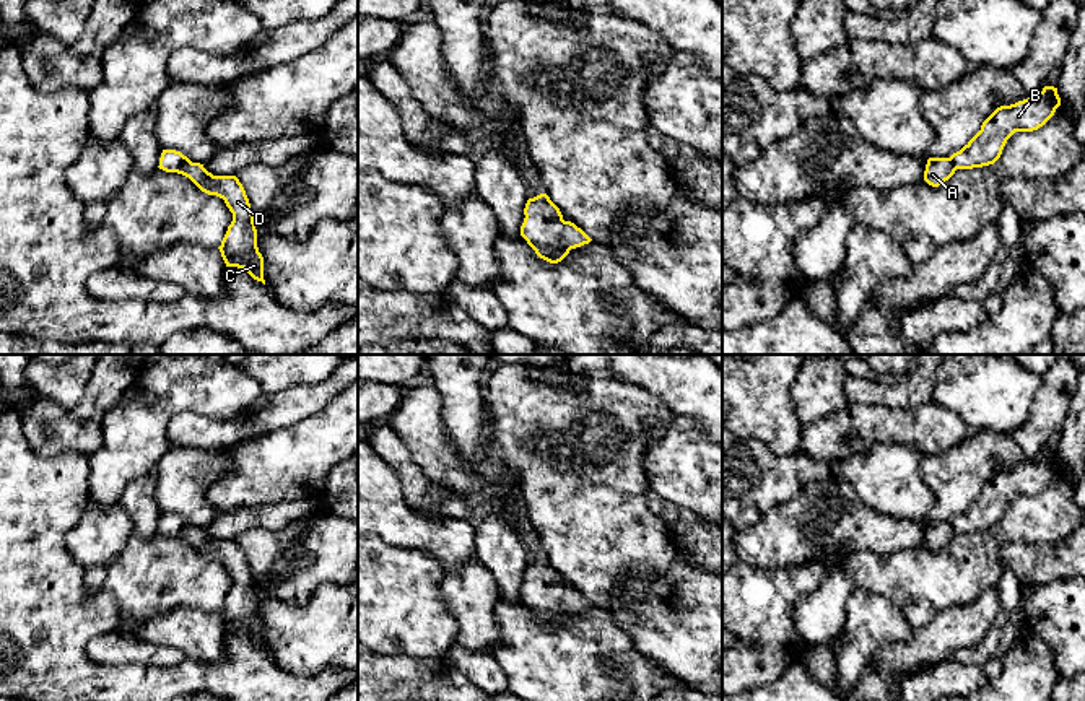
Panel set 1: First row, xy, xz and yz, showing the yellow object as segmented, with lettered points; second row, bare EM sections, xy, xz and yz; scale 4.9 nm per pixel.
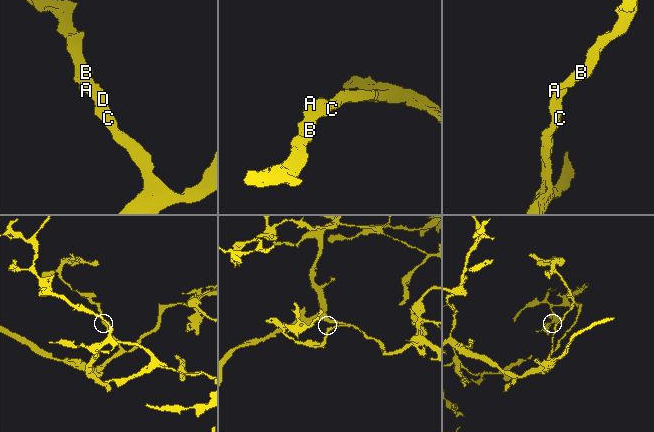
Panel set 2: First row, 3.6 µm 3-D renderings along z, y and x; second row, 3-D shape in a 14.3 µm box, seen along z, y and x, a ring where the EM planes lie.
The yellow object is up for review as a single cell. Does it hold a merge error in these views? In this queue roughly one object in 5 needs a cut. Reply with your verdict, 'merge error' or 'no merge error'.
no merge error

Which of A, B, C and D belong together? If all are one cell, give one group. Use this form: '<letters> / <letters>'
A B C D

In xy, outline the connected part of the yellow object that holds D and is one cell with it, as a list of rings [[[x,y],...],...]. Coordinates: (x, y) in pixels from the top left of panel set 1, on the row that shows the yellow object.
[[[163,150],[159,169],[189,177],[202,192],[224,200],[233,221],[218,247],[226,267],[244,268],[254,280],[264,280],[264,257],[257,247],[257,229],[249,198],[236,176],[213,176],[203,164],[192,163],[176,150]]]

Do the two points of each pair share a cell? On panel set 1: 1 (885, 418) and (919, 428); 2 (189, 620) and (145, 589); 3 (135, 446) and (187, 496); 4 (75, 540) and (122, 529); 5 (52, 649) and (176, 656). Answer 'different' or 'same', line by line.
1: same
2: different
3: different
4: same
5: different

